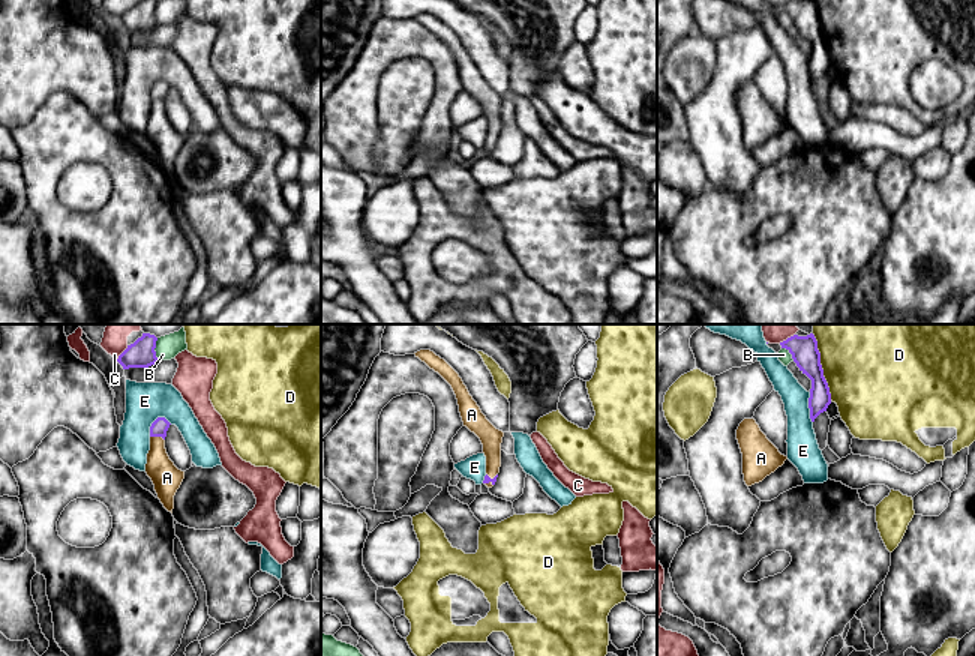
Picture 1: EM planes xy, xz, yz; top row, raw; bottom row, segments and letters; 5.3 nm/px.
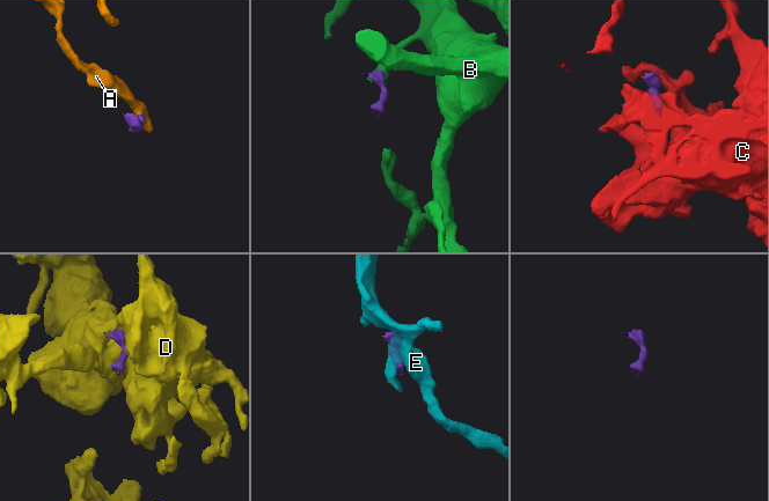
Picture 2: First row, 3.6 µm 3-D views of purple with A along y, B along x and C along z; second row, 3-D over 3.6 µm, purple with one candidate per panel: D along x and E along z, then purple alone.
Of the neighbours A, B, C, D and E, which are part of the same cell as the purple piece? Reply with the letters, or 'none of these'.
A

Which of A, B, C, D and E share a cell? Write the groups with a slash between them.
A / B / C / D / E

